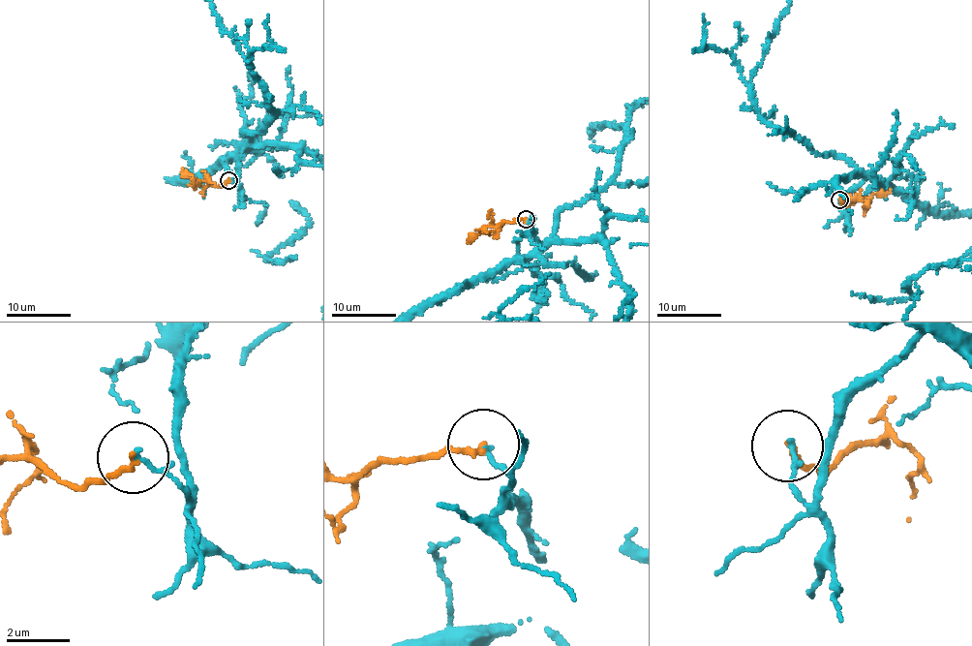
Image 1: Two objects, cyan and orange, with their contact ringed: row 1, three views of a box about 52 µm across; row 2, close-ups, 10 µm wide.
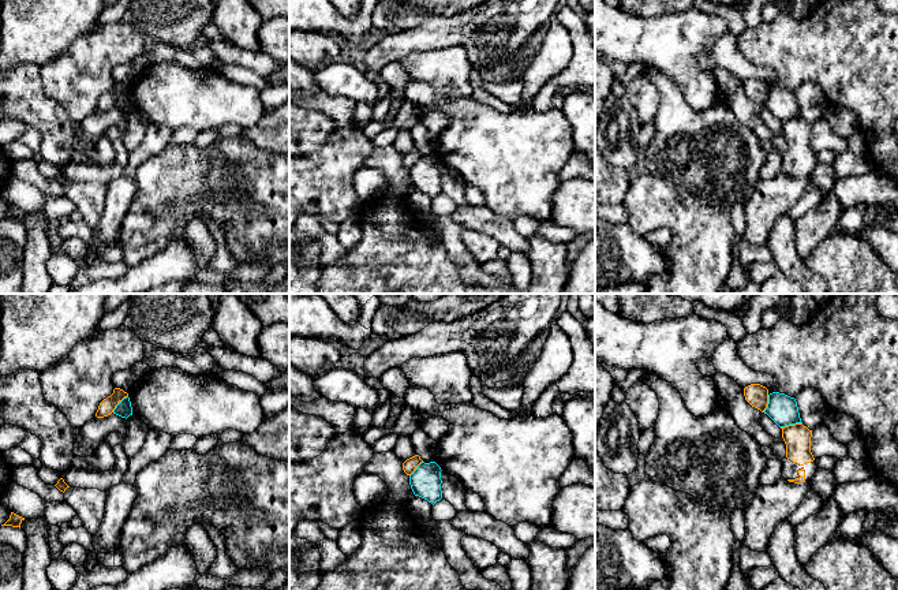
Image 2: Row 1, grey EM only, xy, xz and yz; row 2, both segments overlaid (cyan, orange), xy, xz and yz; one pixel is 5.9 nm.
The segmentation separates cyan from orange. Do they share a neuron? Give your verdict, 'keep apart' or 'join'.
keep apart

